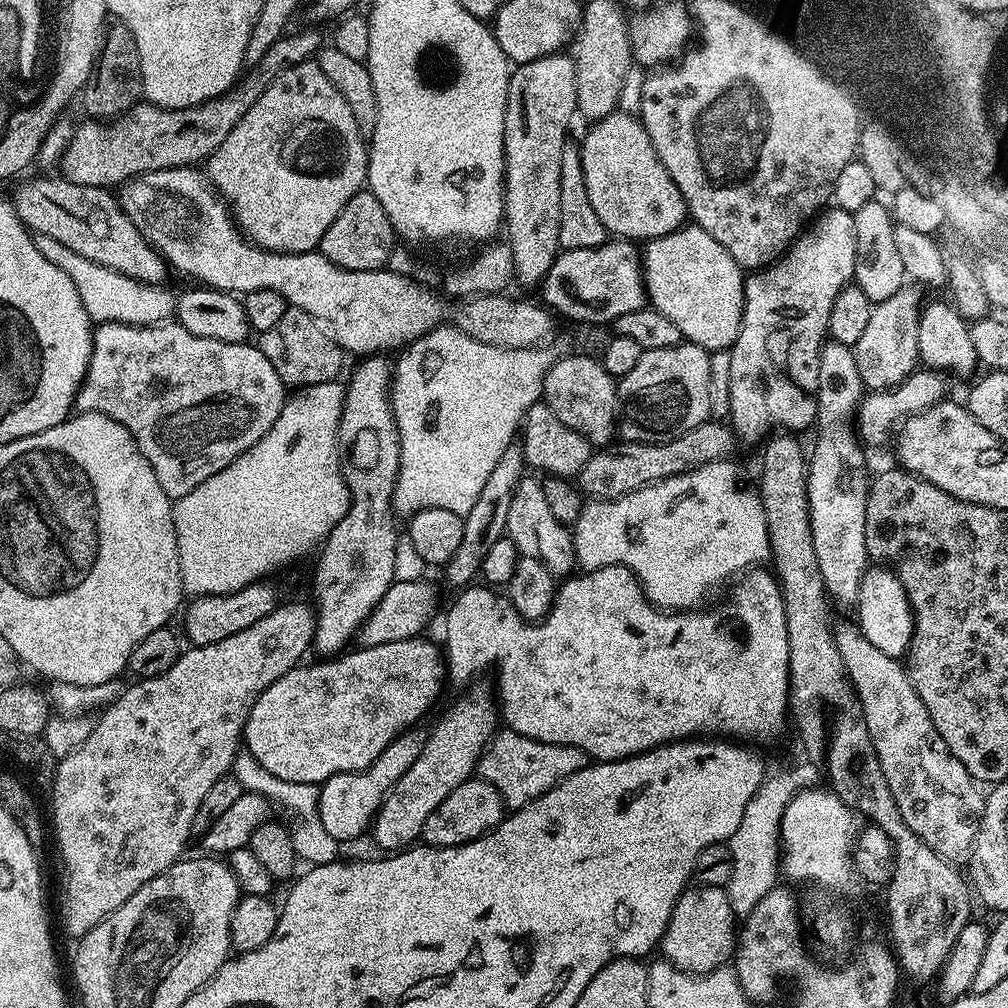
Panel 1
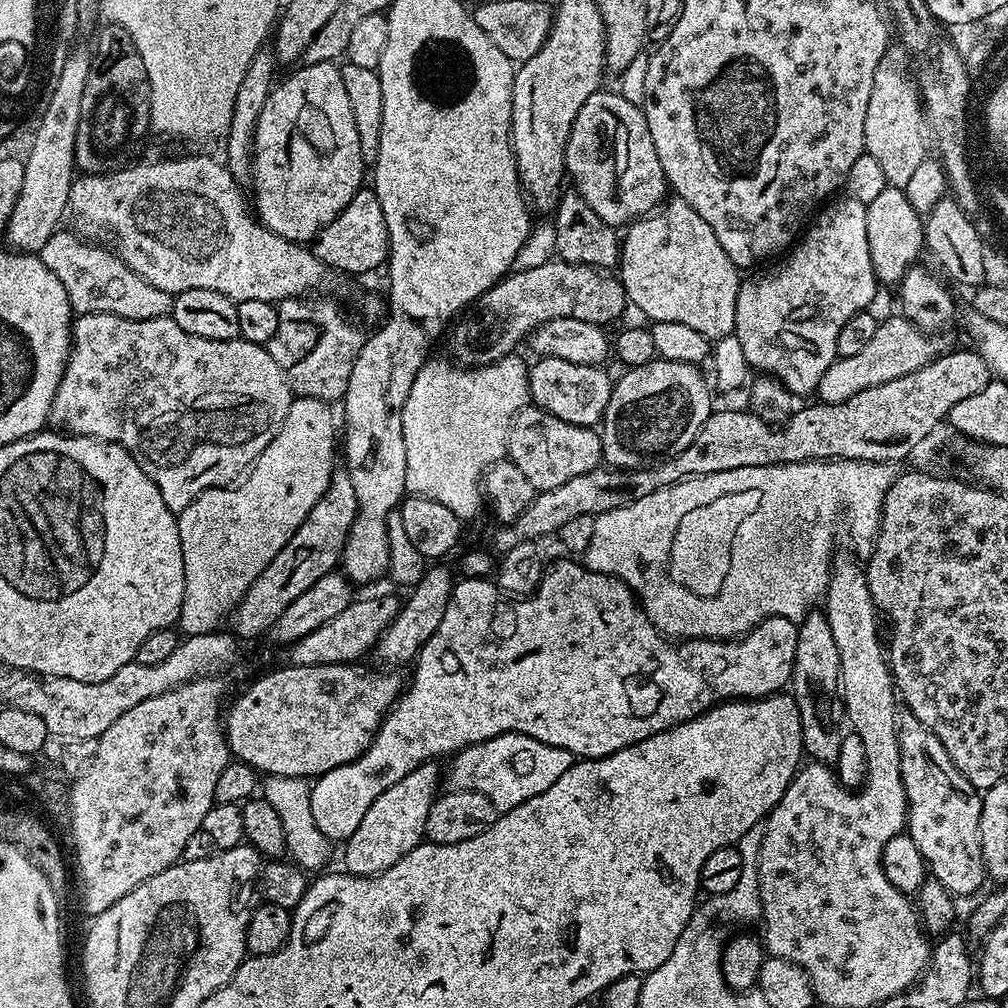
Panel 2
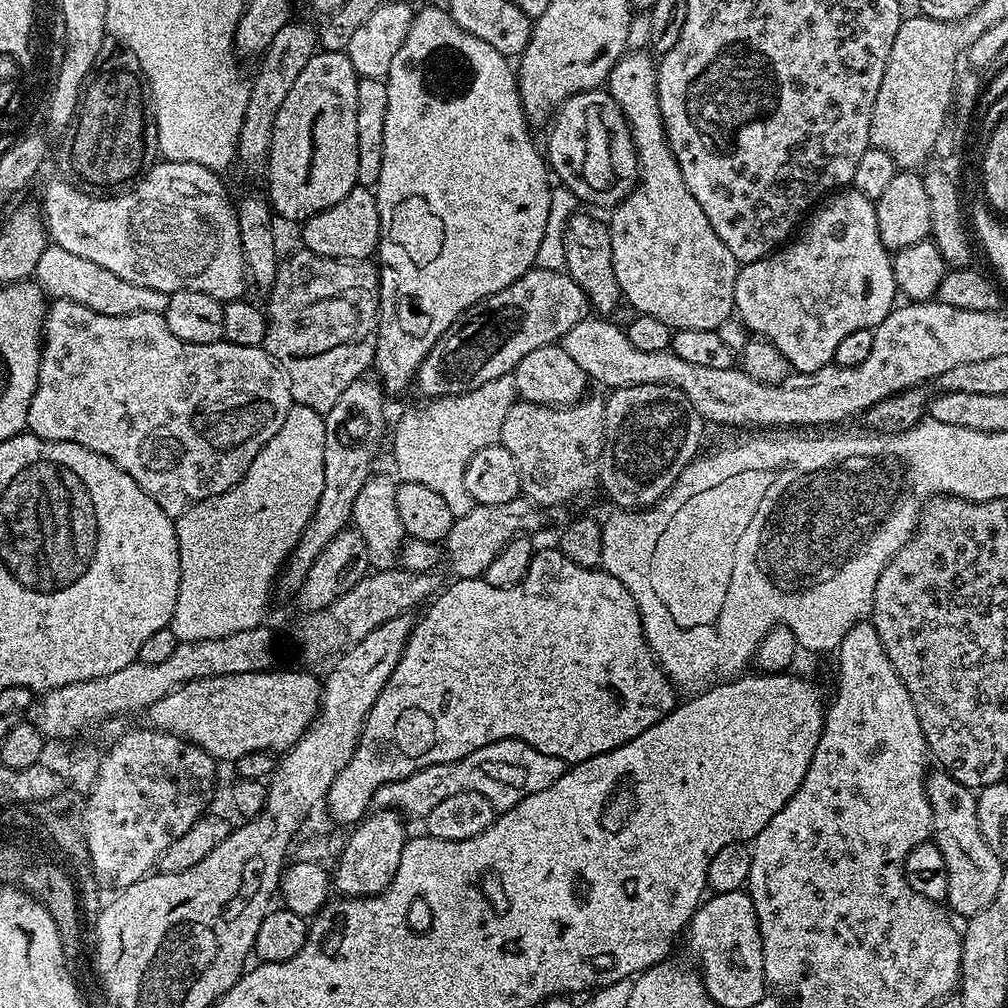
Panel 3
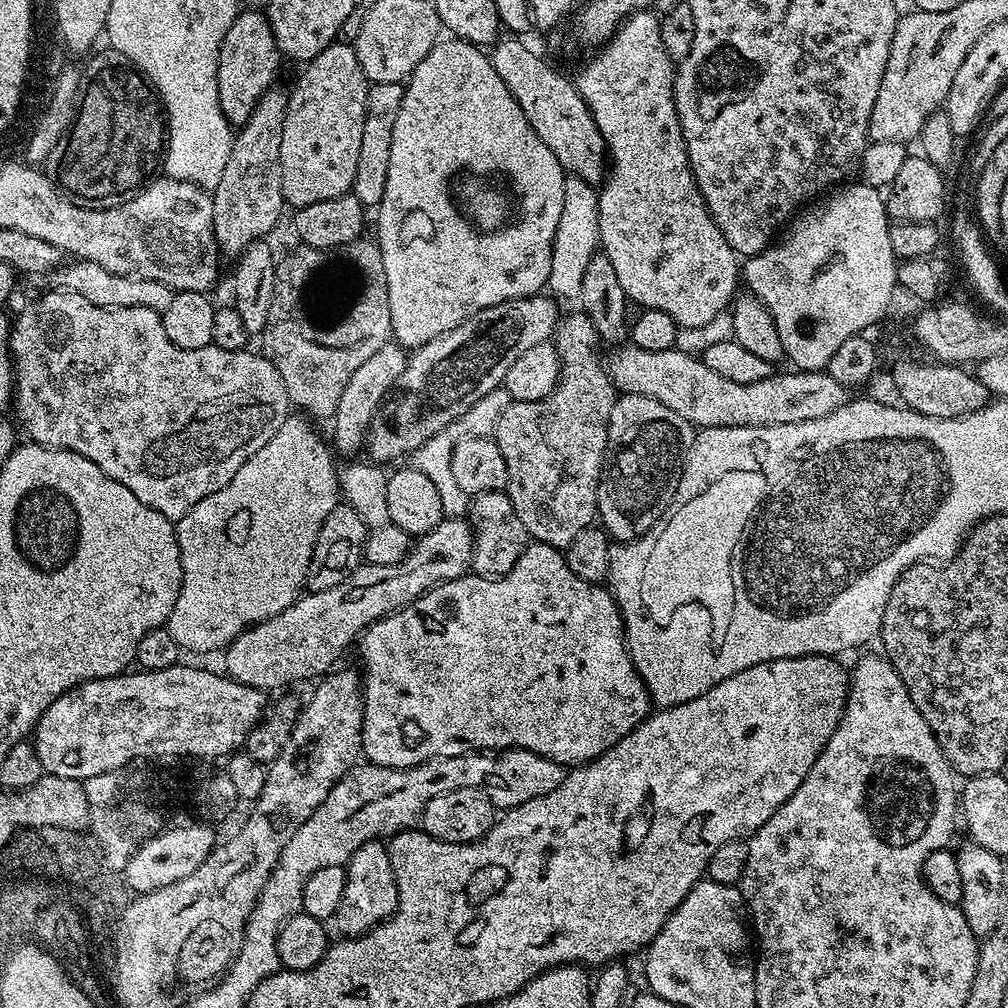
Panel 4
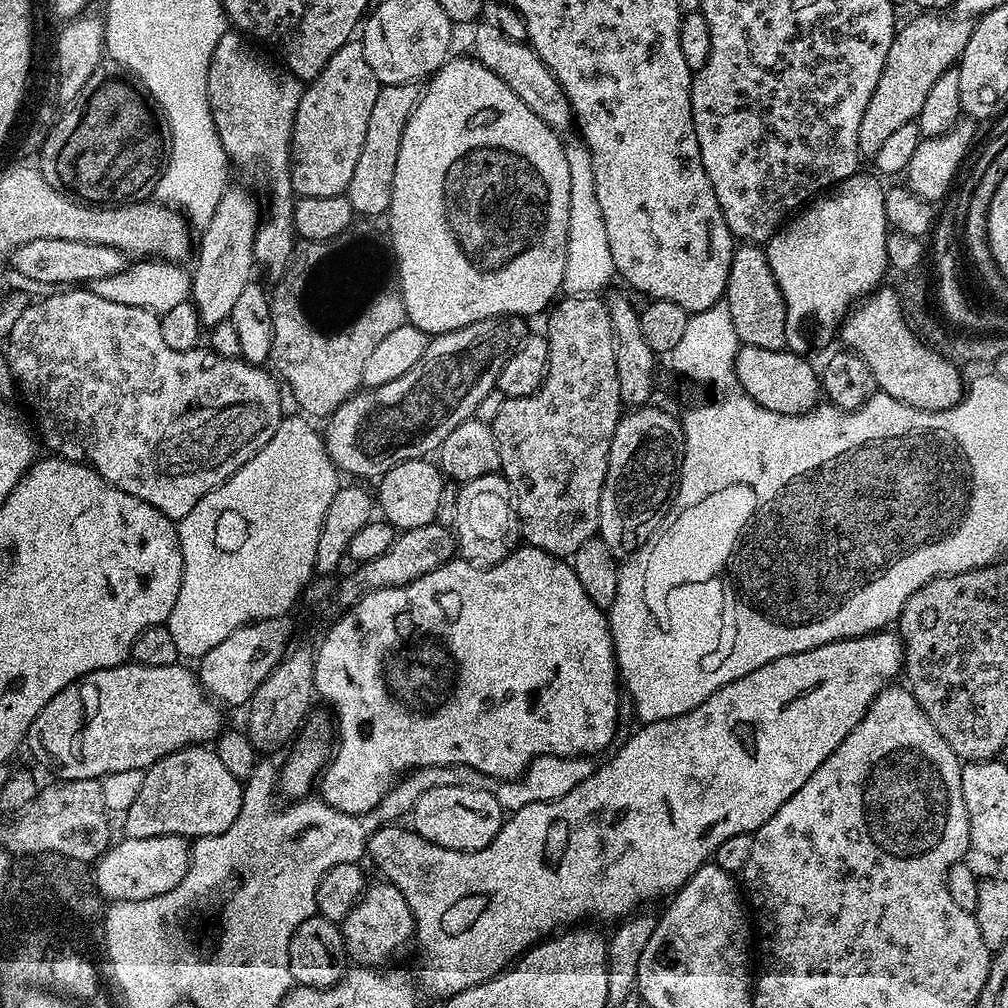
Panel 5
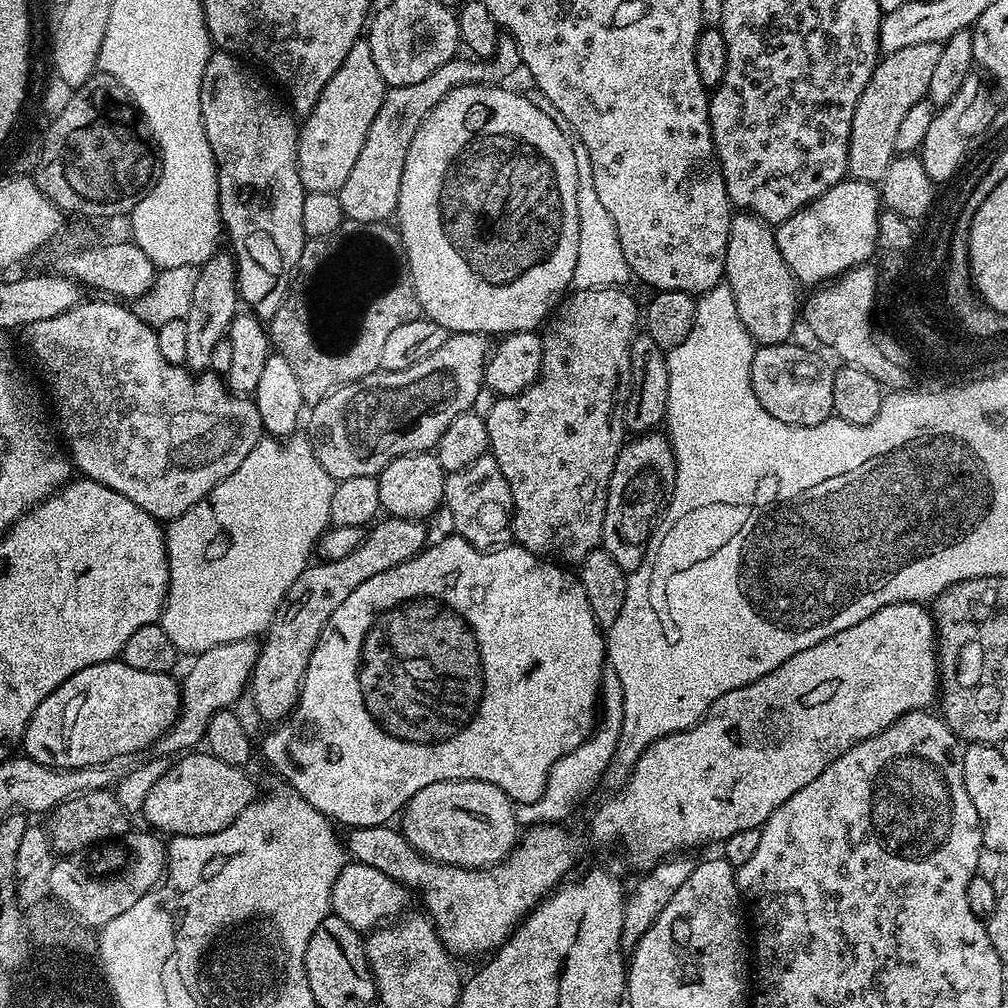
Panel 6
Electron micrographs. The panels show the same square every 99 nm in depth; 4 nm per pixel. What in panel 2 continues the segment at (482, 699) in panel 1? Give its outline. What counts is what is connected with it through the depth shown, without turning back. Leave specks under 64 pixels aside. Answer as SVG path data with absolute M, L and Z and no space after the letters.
M436 762L418 765L410 770L410 774L406 774L406 778L402 778L402 782L394 782L394 786L384 791L374 801L374 806L366 810L358 830L354 830L354 834L350 834L350 838L342 844L343 867L347 871L354 876L377 876L379 872L390 870L394 862L410 854L410 850L422 843L425 839L426 814L430 814L430 806L441 791L442 768L440 772L438 765Z

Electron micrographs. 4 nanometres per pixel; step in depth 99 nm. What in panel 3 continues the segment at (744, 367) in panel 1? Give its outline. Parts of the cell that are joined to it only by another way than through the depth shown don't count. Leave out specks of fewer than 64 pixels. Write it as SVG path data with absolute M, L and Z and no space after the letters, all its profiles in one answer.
M836 190L803 221L802 227L795 233L794 238L789 239L787 243L770 253L769 256L745 264L737 271L734 282L734 302L736 303L734 312L745 324L749 333L778 346L778 350L782 350L782 354L786 354L786 358L792 363L793 369L813 372L833 363L834 350L838 350L838 342L842 342L842 338L846 338L846 334L854 334L854 330L862 330L863 328L875 329L876 325L882 323L892 313L893 307L897 303L896 296L898 297L898 289L892 269L892 256L889 249L884 247L882 238L878 234L878 218L876 217L874 201L866 198L866 194L855 190Z

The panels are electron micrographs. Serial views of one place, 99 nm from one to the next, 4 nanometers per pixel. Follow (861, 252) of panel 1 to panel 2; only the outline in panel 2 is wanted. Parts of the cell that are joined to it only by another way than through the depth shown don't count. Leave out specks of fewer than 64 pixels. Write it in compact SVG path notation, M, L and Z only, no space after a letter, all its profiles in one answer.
M889 187L870 202L866 210L866 240L870 242L870 262L874 266L874 274L881 285L899 285L900 280L917 263L916 258L924 248L924 220L921 213L916 212L903 188Z

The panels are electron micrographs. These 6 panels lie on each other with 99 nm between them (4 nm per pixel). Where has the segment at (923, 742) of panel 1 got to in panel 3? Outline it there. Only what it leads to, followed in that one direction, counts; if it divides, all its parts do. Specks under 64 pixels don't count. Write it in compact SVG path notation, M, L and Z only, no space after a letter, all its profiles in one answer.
M943 770L929 771L926 783L928 801L932 803L931 839L938 850L942 850L942 858L946 858L946 874L950 874L946 904L957 917L967 918L994 902L1006 864L1001 856L990 850L990 846L986 846L986 838L982 838L978 826L977 793Z

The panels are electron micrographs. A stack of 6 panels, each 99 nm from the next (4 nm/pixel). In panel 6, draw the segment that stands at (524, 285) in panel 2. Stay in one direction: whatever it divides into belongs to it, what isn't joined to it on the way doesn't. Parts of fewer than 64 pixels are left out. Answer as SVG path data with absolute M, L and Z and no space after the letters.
M457 332L449 335L448 340L442 342L440 349L434 350L434 354L430 354L430 358L422 358L422 362L414 362L414 366L406 366L406 370L394 370L393 372L377 370L371 372L366 378L356 380L353 384L343 384L342 387L334 389L329 396L319 400L317 404L311 405L312 417L308 420L306 435L312 441L312 449L322 466L322 470L326 470L326 474L330 474L333 480L337 482L346 478L358 478L359 476L379 477L380 471L394 458L414 454L415 452L433 451L442 438L442 434L446 434L446 426L450 426L450 422L454 422L454 418L458 418L471 409L474 398L478 398L481 388L484 387L484 367L488 364L490 355L488 340L489 337L483 332Z

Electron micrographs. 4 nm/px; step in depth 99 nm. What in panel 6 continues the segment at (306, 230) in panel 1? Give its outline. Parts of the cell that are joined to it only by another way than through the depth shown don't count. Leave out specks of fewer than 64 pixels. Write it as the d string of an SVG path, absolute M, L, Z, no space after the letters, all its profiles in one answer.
M361 38L354 42L354 46L350 50L350 54L346 54L346 62L342 62L342 66L338 66L338 74L334 74L334 78L330 78L330 82L326 84L326 90L322 90L322 94L318 98L318 102L314 106L314 110L306 117L303 117L302 123L298 128L298 139L296 141L296 157L298 158L298 174L302 178L302 186L305 192L335 192L339 193L342 186L346 186L346 178L350 178L350 170L354 170L354 162L358 162L358 154L362 154L362 146L366 146L366 134L370 134L370 122L374 122L374 114L378 114L378 106L382 106L386 85L382 74L378 74L378 66L374 66L374 54L370 54L370 46L367 39Z

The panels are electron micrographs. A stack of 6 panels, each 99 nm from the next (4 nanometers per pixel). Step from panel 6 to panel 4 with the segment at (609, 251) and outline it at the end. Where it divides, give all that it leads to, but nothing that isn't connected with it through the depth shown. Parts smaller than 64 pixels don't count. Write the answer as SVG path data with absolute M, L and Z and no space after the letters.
M565 175L564 177L564 193L562 194L562 215L558 218L558 230L554 234L554 246L552 247L552 257L550 258L550 278L548 279L546 288L553 297L561 298L565 296L566 299L575 301L580 295L582 290L582 274L586 274L586 266L590 266L590 258L594 258L598 255L598 249L600 248L600 227L598 226L598 202L600 197L597 189L593 185L582 182L582 178L577 176Z

